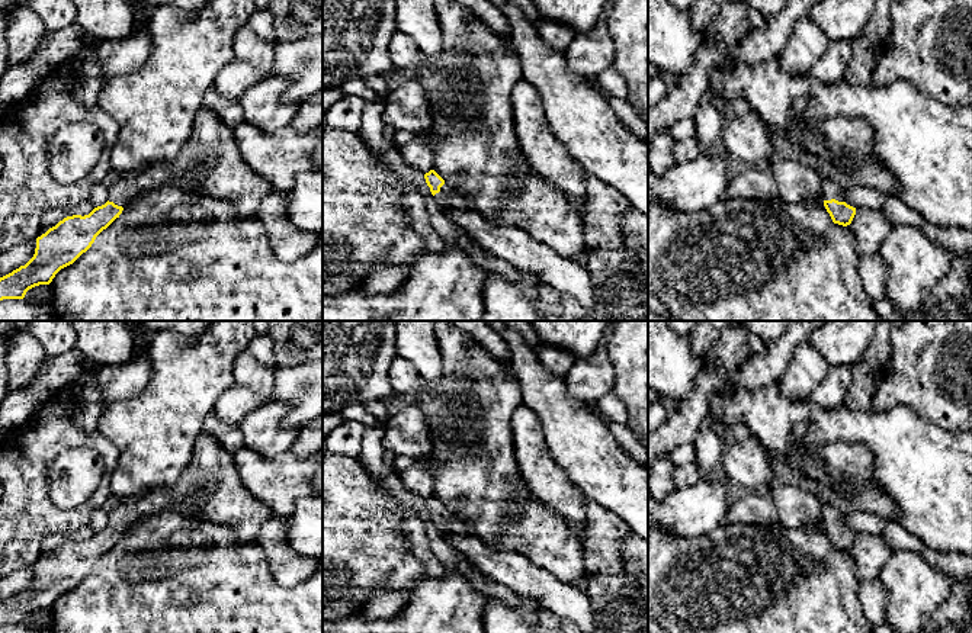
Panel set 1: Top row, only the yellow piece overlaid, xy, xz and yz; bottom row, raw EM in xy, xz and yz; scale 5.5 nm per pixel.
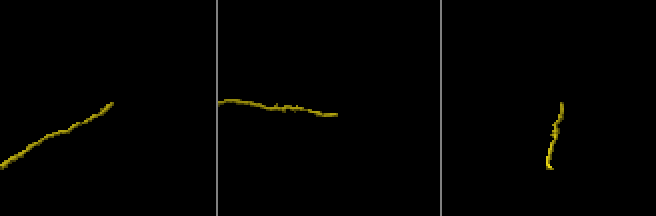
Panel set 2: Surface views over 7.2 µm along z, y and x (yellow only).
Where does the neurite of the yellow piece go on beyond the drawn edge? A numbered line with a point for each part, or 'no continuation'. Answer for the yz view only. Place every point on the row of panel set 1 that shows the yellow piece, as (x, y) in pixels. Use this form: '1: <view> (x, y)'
1: yz (830, 190)

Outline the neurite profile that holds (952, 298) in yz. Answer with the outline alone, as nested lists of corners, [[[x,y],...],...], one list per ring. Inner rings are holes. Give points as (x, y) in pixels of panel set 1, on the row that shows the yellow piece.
[[[972,256],[955,258],[952,270],[917,311],[895,314],[889,321],[972,321]]]

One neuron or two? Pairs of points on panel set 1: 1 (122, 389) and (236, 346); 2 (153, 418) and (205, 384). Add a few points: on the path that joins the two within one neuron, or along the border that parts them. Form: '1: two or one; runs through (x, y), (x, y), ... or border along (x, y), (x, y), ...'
1: two; border along (141, 349), (150, 362), (150, 379), (122, 401)
2: one; runs through (166, 411), (192, 385)

